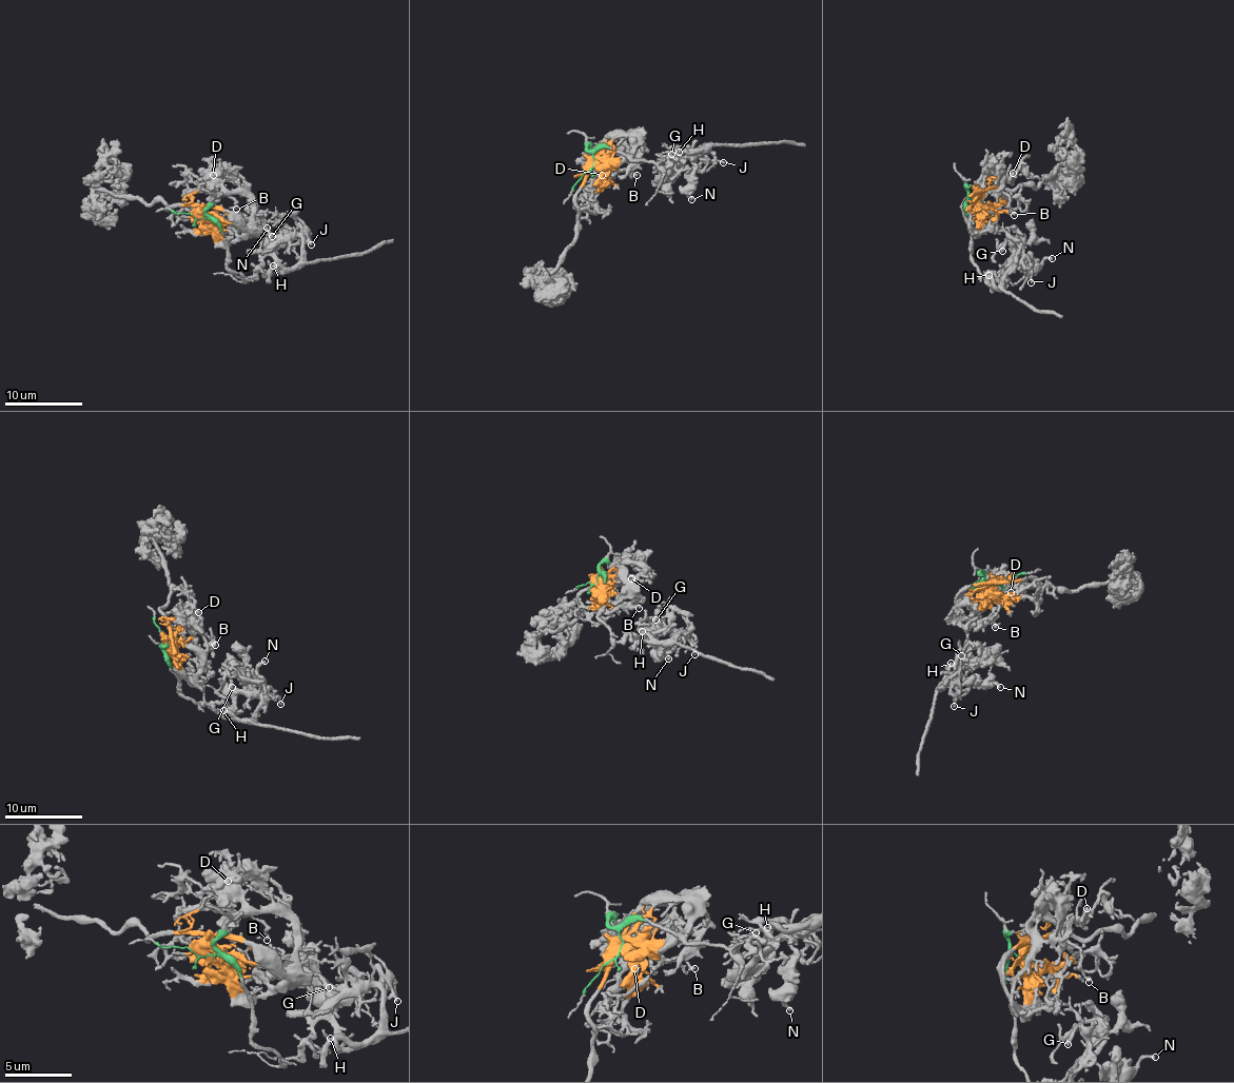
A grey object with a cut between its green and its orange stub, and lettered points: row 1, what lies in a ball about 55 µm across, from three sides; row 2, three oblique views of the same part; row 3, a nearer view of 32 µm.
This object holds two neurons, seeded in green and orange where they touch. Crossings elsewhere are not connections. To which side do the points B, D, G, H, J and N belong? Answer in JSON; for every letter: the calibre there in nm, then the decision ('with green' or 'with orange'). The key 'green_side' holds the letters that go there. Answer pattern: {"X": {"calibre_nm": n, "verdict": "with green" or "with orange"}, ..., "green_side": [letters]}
{"B": {"calibre_nm": 190, "verdict": "with orange"}, "D": {"calibre_nm": 260, "verdict": "with orange"}, "G": {"calibre_nm": 300, "verdict": "with green"}, "H": {"calibre_nm": 280, "verdict": "with green"}, "J": {"calibre_nm": 120, "verdict": "with green"}, "N": {"calibre_nm": 240, "verdict": "with green"}, "green_side": ["G", "H", "J", "N"]}

